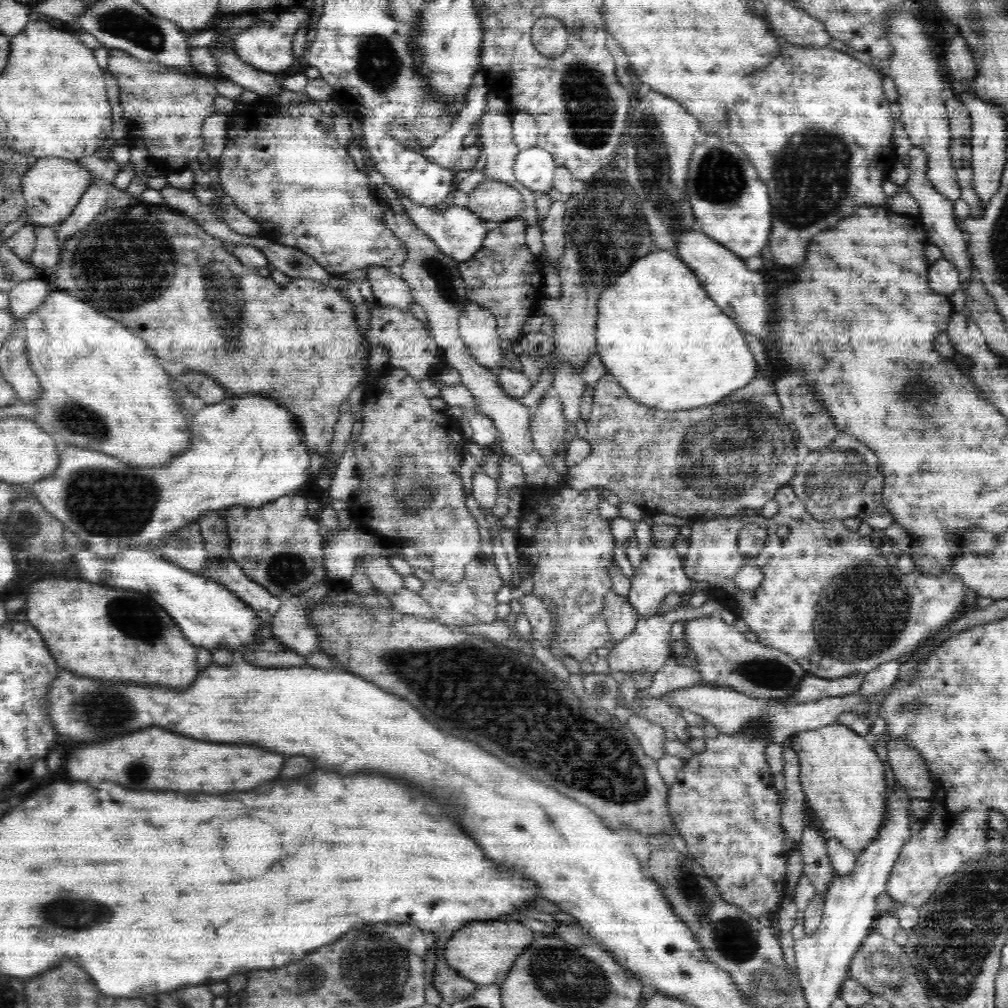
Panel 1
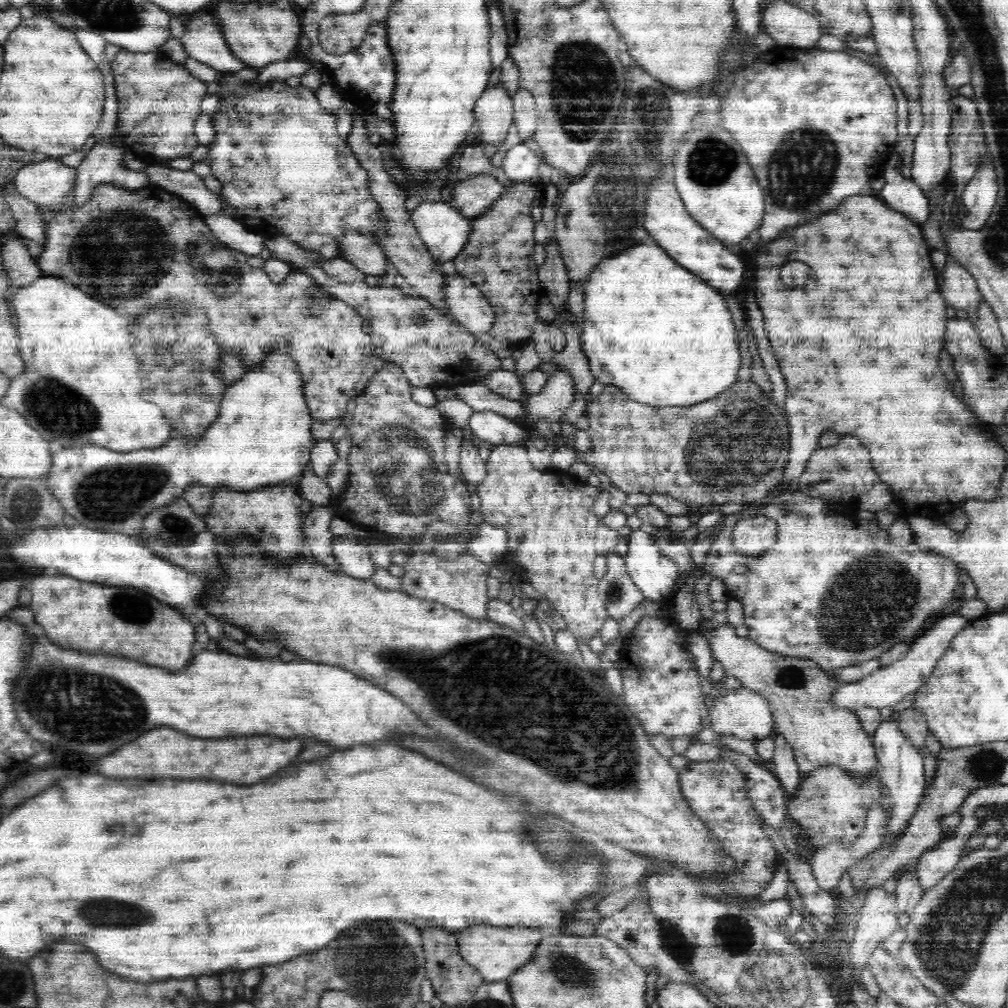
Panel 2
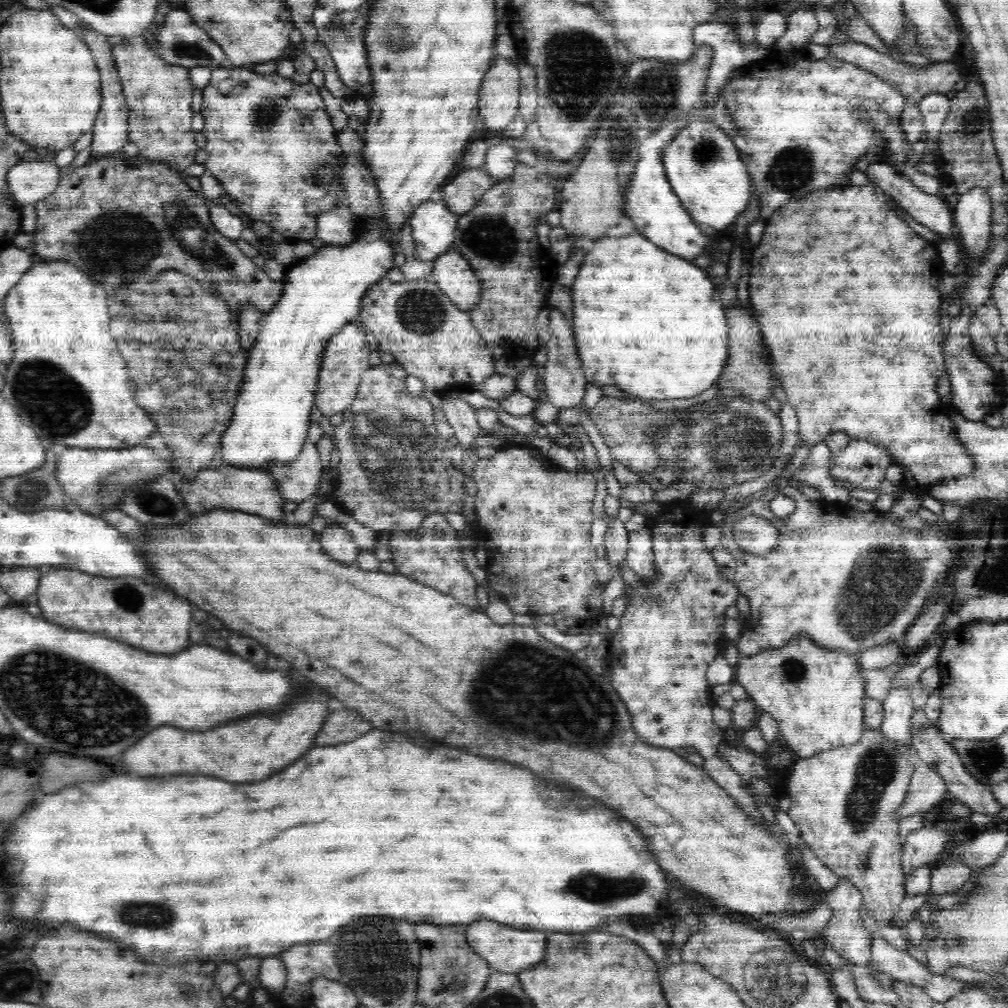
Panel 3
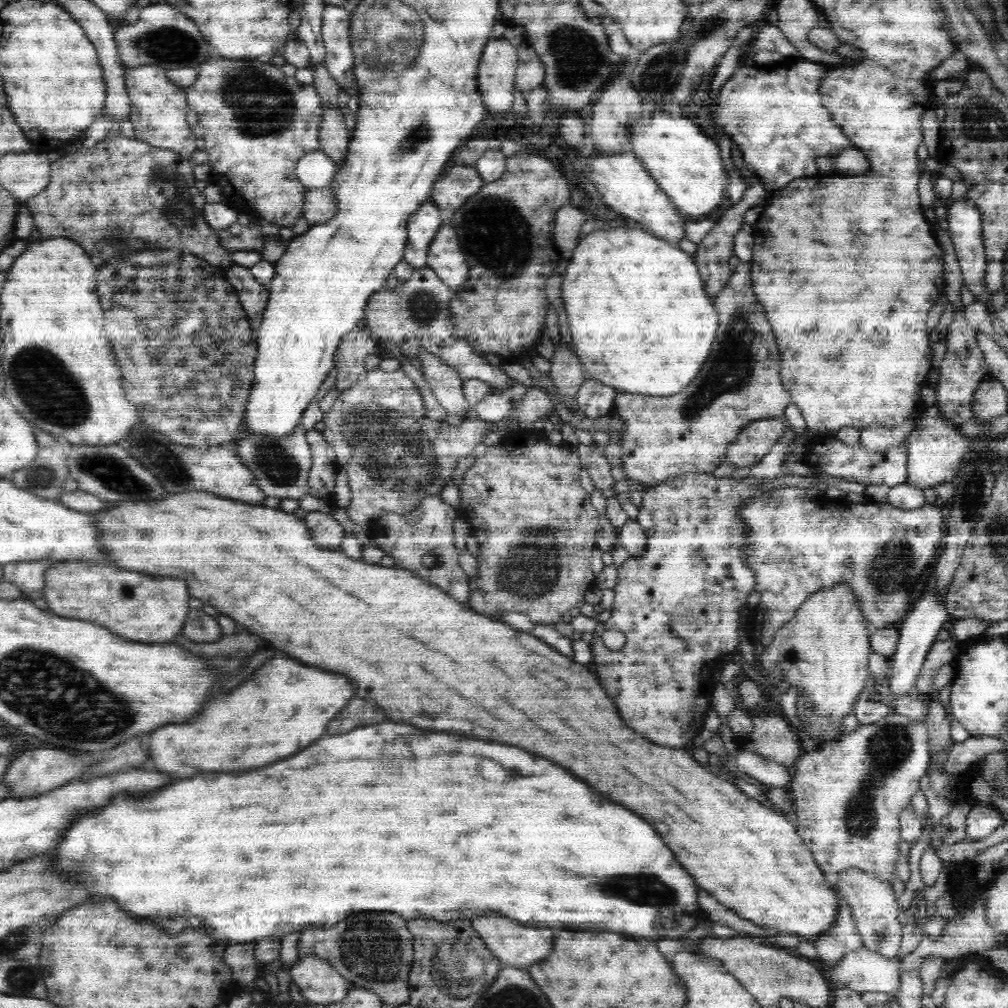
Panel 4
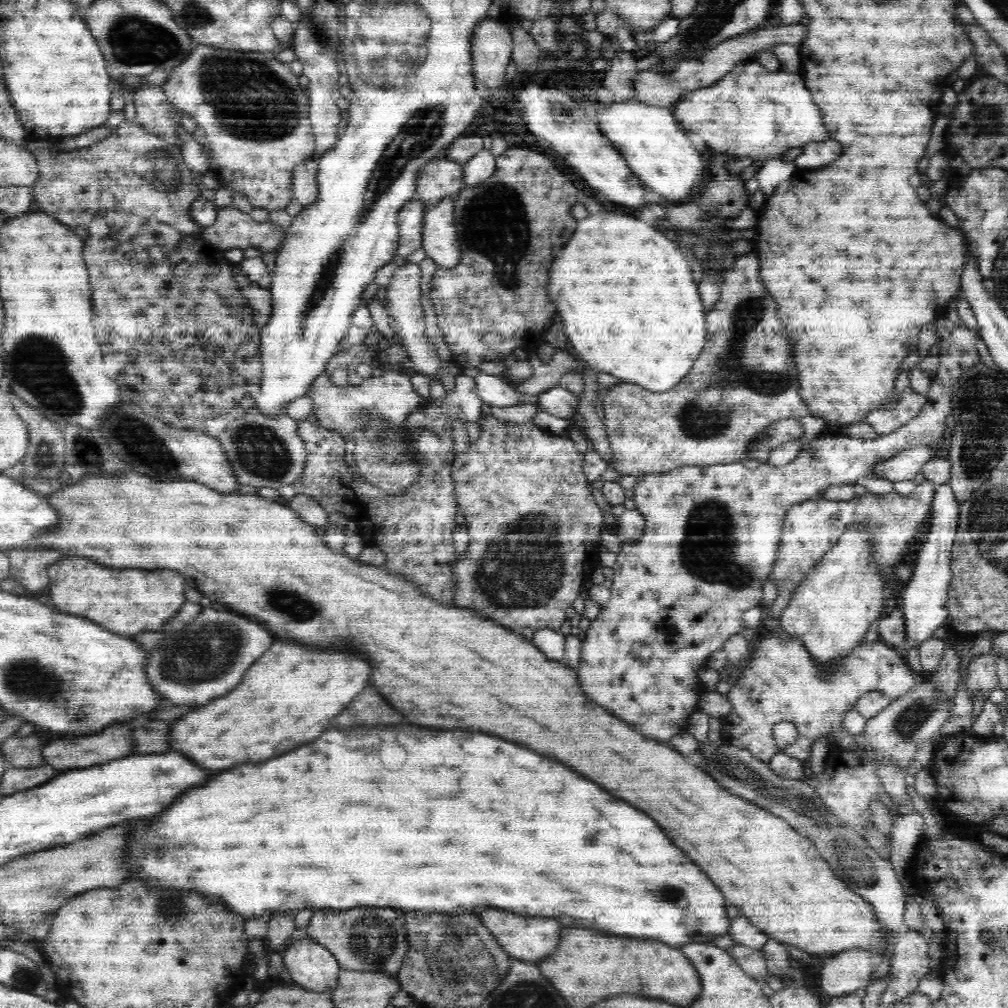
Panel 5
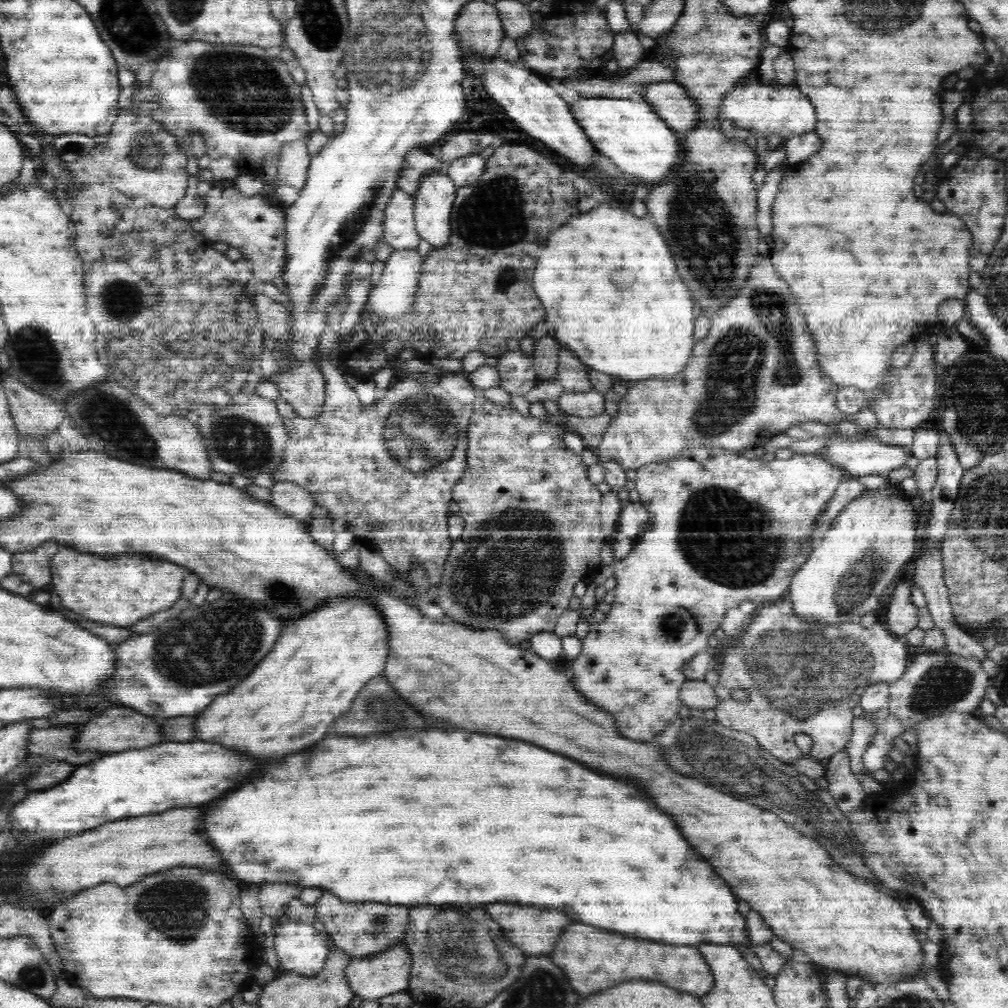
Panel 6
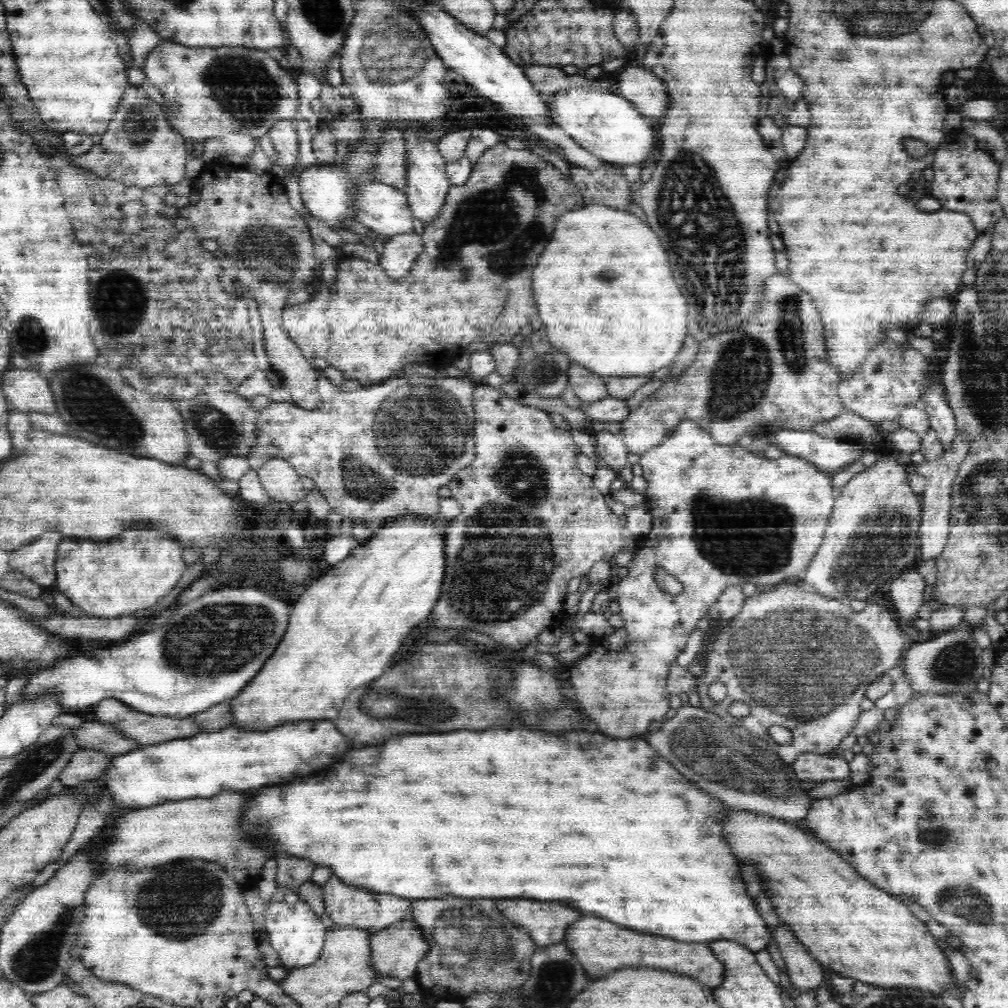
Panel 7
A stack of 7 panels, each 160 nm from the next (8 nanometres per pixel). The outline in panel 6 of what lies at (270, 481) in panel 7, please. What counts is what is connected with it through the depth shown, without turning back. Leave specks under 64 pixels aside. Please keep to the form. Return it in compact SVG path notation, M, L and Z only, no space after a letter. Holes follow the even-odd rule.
M274 478L271 494L272 505L289 516L303 522L312 519L312 514L316 502L312 493L308 492L303 486L290 480Z

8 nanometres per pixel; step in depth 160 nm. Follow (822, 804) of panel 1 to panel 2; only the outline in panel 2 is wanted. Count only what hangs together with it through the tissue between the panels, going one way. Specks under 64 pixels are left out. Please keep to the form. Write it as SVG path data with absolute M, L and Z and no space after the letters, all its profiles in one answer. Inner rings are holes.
M730 623L722 626L717 624L709 632L701 634L708 641L711 660L722 665L726 676L734 676L740 680L742 687L756 691L768 701L774 715L776 732L781 734L792 747L802 776L808 776L808 772L812 772L814 768L820 768L822 764L839 765L844 772L851 772L852 776L868 776L869 773L876 772L878 760L872 735L864 730L854 709L836 708L831 704L834 692L843 684L839 677L835 676L835 670L822 669L816 661L809 658L796 658L769 652L747 638L740 638Z

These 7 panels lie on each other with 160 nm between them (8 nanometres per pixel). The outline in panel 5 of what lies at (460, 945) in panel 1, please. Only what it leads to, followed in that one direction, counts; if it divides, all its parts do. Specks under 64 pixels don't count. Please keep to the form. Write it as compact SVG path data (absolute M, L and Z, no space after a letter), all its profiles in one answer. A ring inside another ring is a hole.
M484 910L480 914L483 925L497 938L498 944L509 954L512 960L538 962L540 958L552 954L560 938L560 922L554 918L528 918L510 914L504 910Z

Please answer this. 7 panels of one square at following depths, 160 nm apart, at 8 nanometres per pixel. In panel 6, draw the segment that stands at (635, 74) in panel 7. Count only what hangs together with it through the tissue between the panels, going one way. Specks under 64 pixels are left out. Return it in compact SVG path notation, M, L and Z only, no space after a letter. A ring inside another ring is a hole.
M658 81L646 85L641 92L642 100L650 103L658 115L675 132L688 132L696 126L696 103L687 92L674 81Z

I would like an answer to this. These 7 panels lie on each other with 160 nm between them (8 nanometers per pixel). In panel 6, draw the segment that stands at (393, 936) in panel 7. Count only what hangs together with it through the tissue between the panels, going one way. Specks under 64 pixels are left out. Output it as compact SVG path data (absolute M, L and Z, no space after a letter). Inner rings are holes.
M400 940L396 944L389 945L384 952L351 960L344 974L348 985L355 990L356 998L360 998L364 1002L368 1002L368 1000L378 1002L384 996L407 991L411 979L411 953L407 950L407 945L403 943L403 940Z

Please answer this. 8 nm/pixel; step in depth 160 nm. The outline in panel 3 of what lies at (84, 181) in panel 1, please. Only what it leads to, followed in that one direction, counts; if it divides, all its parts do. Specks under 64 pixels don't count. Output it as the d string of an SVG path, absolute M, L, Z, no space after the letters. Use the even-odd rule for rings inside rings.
M20 161L7 173L6 179L12 198L21 207L36 204L56 190L56 186L60 184L60 170L53 162Z

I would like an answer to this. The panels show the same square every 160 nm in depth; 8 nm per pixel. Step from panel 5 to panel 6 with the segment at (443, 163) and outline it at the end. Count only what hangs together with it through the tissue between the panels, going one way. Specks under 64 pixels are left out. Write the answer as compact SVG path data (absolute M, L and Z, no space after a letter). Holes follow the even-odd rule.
M410 149L405 154L405 162L400 168L396 186L414 197L416 190L420 188L421 178L428 176L430 172L440 172L441 169L441 160L438 158L420 149Z

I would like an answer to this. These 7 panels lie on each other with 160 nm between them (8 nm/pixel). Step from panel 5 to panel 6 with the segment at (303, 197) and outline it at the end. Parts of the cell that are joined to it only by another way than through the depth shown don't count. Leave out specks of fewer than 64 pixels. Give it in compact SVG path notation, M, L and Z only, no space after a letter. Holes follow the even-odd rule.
M294 140L282 146L282 153L278 162L278 176L276 182L268 183L278 186L278 183L285 183L294 189L302 190L308 178L308 169L311 164L311 156L306 147L307 140Z

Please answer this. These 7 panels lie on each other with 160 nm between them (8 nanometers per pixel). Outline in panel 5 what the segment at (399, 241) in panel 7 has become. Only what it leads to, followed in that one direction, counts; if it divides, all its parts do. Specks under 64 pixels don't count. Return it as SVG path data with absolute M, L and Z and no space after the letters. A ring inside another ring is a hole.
M406 262L405 265L396 268L393 280L389 284L388 288L383 290L384 297L384 309L387 310L388 316L391 316L396 324L399 326L400 338L403 345L408 351L409 360L411 361L411 368L419 374L430 376L431 379L439 379L442 372L450 374L450 376L457 377L461 373L461 367L457 366L453 362L444 363L438 357L438 353L434 348L434 345L430 343L428 337L424 333L424 311L420 301L420 275L422 270L419 264L413 262Z

